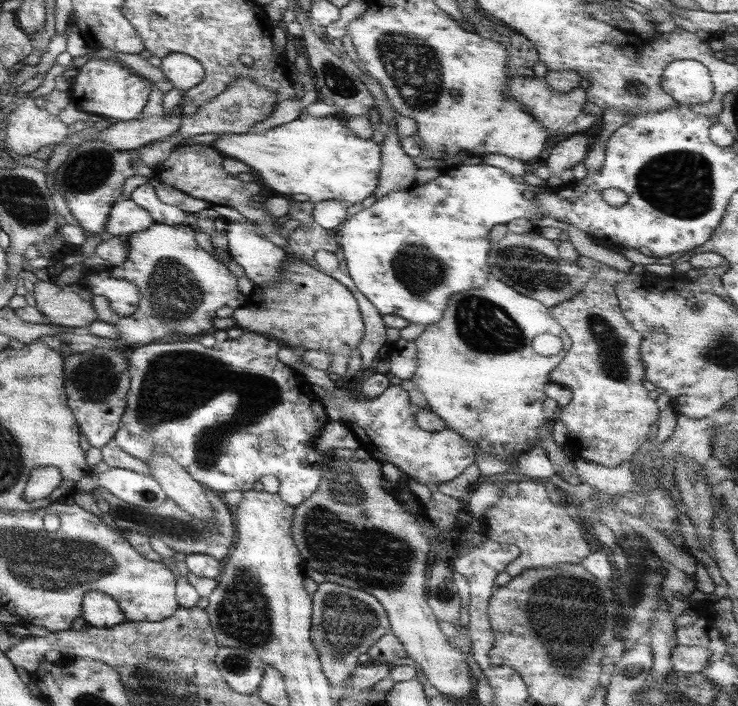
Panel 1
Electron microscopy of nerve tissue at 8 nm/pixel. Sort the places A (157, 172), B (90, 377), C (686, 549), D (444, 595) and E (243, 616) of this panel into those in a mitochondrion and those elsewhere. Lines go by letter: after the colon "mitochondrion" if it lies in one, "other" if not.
A: other
B: mitochondrion
C: other
D: mitochondrion
E: mitochondrion

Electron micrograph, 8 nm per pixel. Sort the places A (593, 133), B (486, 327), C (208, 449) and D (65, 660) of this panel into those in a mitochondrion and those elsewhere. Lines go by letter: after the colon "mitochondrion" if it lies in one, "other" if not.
A: other
B: mitochondrion
C: mitochondrion
D: other

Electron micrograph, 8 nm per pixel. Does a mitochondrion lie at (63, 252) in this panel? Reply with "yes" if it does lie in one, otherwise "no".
no

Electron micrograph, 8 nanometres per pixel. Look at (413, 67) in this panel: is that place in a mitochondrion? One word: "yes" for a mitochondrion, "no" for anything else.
yes

